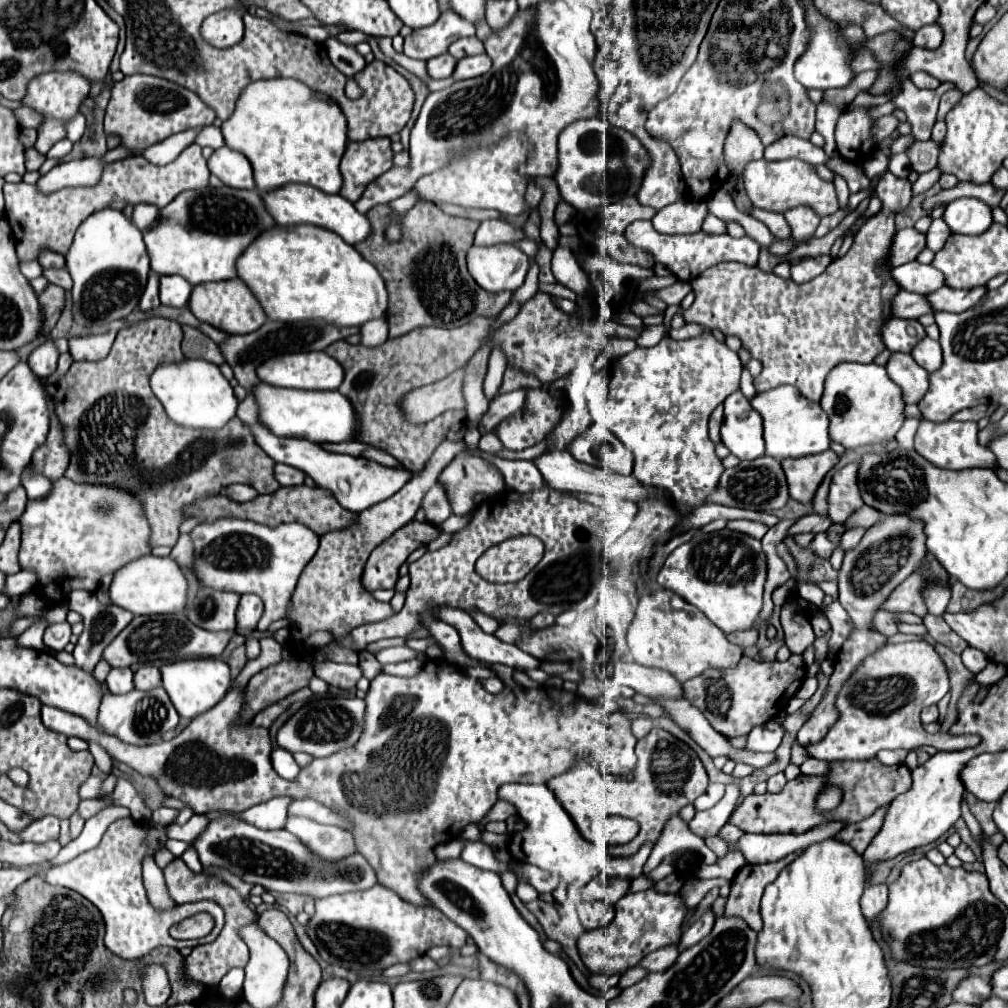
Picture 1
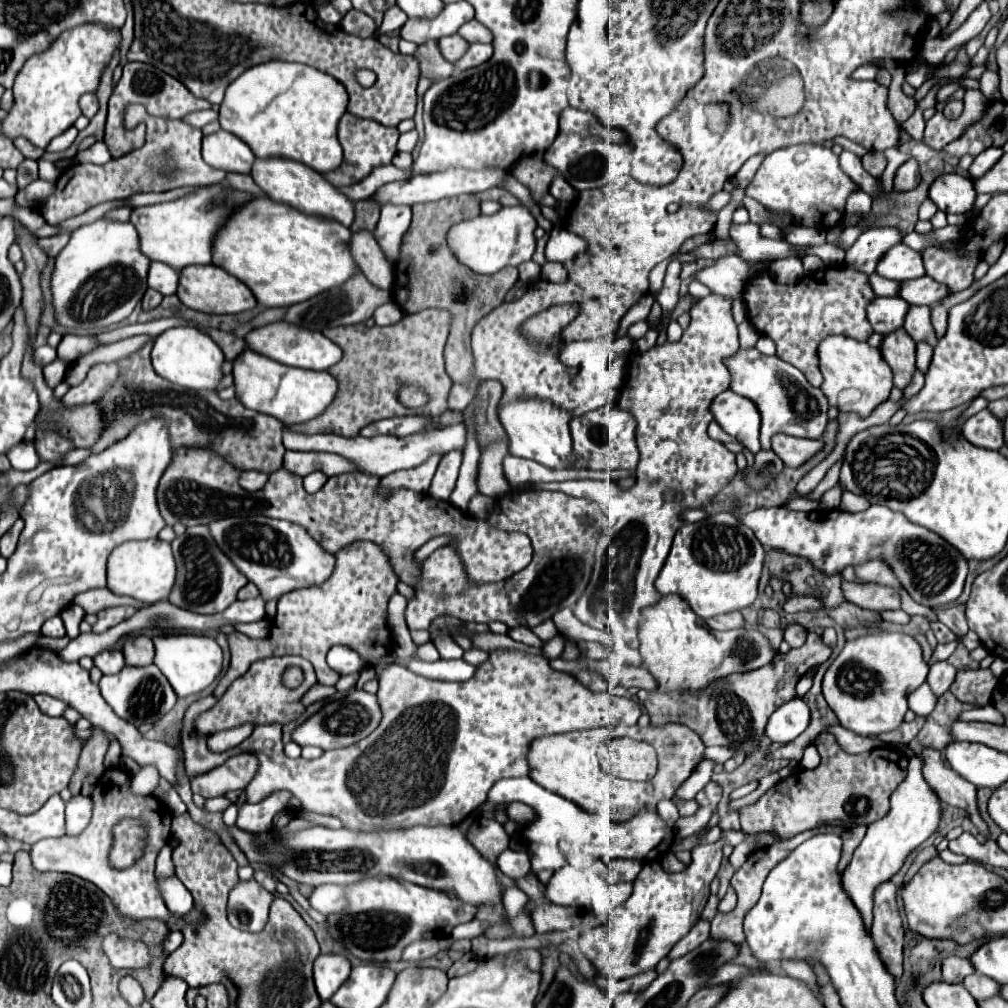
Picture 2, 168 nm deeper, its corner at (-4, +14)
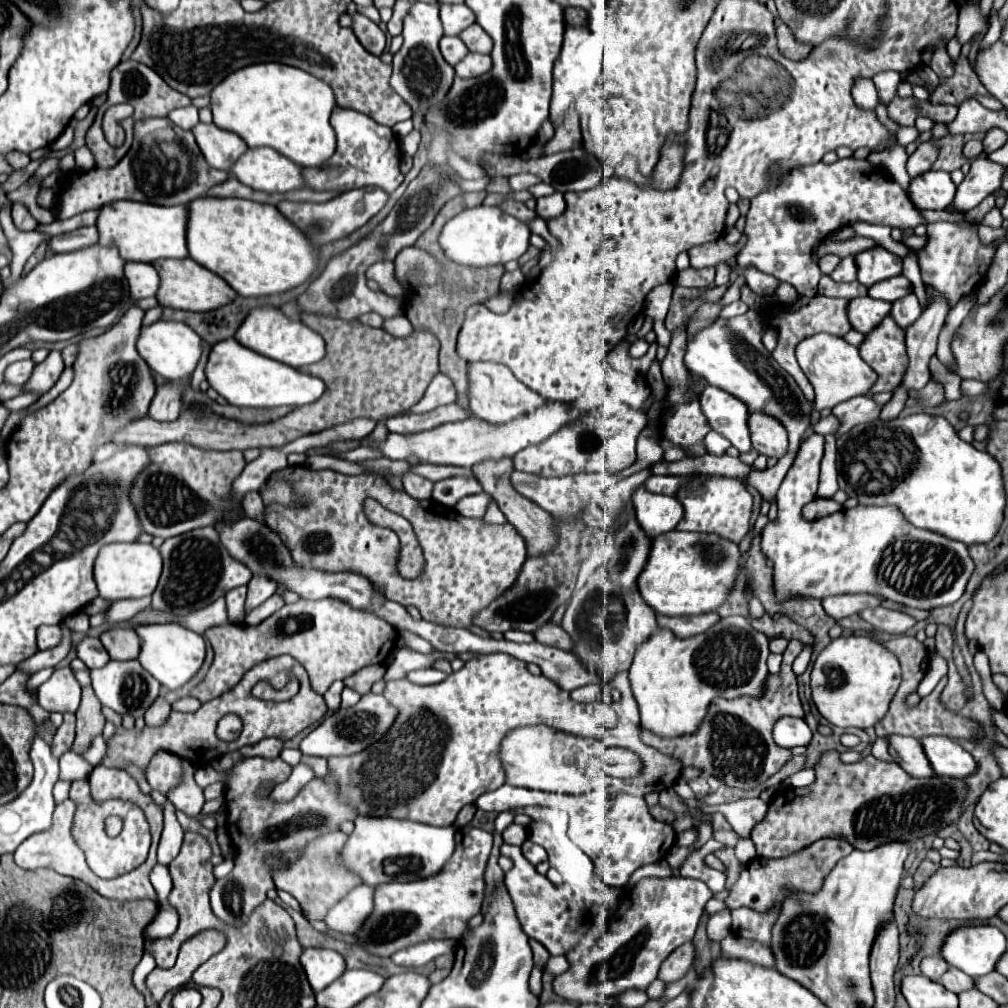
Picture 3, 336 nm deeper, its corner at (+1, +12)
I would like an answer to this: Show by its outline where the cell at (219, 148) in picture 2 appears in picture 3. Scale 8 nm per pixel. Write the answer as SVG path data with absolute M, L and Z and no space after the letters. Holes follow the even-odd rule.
M198 123L192 127L192 133L206 161L222 171L228 171L230 165L248 149L240 135L224 131L214 123Z

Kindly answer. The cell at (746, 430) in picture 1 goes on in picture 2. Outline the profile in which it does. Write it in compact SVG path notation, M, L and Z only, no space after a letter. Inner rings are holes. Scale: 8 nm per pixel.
M725 391L711 403L715 421L729 433L733 439L743 443L747 449L757 453L759 447L759 409L755 403L735 391Z

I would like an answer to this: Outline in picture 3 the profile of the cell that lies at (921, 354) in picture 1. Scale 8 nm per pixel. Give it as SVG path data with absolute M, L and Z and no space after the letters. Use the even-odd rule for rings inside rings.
M910 293L910 295L906 295L906 297L898 299L898 301L894 301L892 303L892 311L890 311L890 315L894 317L894 321L902 329L906 329L910 323L914 323L914 319L918 319L920 313L922 313L922 307L920 307L918 297L914 293Z

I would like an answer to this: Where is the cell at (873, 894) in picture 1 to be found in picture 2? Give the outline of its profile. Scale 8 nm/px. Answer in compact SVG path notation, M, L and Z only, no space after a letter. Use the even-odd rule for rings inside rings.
M883 881L875 889L871 935L883 963L891 975L899 977L903 971L903 925L897 909L897 885L893 881Z

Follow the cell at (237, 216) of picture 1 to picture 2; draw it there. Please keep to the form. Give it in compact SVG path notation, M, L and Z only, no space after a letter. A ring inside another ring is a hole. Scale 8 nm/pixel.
M207 185L199 187L189 195L173 201L155 203L147 207L135 207L131 213L131 223L139 231L141 249L151 261L161 261L181 271L189 265L209 265L213 263L213 243L217 233L237 213L243 205L253 201L255 195L237 191L227 185Z

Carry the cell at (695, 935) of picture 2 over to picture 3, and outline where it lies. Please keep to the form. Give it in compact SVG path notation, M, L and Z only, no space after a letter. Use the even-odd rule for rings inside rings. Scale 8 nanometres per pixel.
M684 943L682 947L678 947L660 967L658 979L664 981L664 985L674 983L678 979L682 979L686 975L686 971L692 967L694 961L694 945L692 943Z

